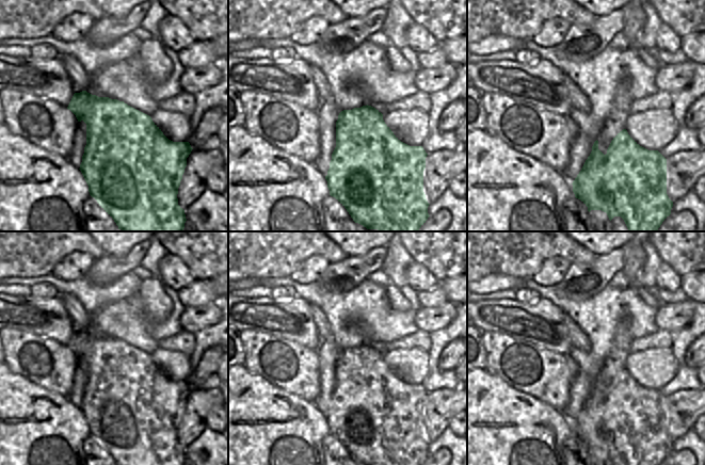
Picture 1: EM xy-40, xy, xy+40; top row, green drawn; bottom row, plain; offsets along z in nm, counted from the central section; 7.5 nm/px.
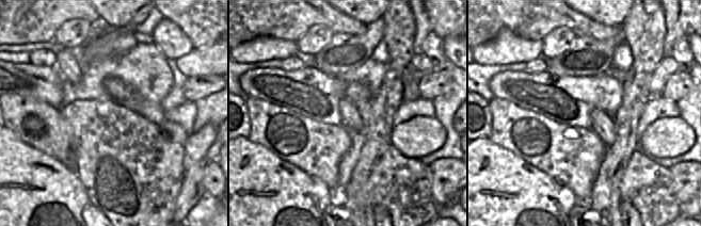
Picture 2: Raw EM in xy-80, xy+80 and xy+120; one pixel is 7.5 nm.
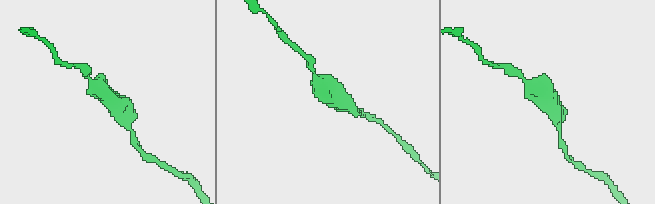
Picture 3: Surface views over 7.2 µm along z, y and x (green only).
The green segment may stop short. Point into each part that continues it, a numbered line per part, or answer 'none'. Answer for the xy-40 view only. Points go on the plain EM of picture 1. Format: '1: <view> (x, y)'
none

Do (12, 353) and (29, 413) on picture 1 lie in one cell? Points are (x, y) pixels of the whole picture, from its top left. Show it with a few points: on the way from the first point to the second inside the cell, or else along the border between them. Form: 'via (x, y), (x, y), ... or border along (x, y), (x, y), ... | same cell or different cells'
border along (11, 369), (41, 386) | different cells

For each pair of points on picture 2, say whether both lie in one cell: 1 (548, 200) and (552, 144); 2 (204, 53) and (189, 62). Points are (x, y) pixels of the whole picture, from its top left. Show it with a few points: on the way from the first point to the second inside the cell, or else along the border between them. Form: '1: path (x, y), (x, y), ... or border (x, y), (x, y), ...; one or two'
1: border (528, 162), (571, 190); two
2: path (201, 57), (195, 62), (192, 62); one

